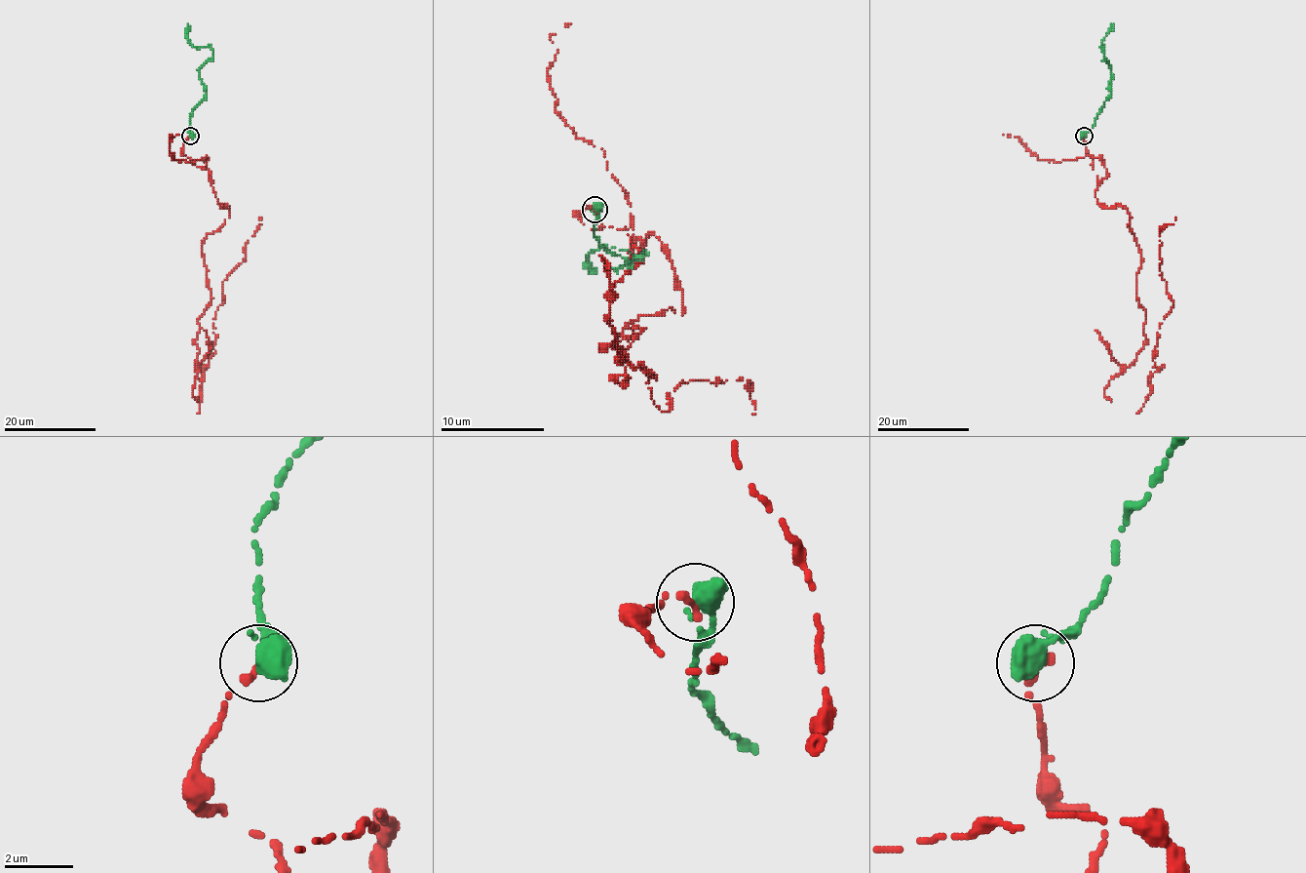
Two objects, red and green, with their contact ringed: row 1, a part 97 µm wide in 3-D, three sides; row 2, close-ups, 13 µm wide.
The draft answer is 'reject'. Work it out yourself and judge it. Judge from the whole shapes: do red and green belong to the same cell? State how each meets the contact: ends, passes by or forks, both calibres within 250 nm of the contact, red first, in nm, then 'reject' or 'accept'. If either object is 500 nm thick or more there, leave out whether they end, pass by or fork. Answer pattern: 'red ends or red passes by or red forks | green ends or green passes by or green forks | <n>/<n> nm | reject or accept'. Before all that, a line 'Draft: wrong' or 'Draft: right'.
Draft: wrong
red ends | green passes by | 300/400 nm | accept

